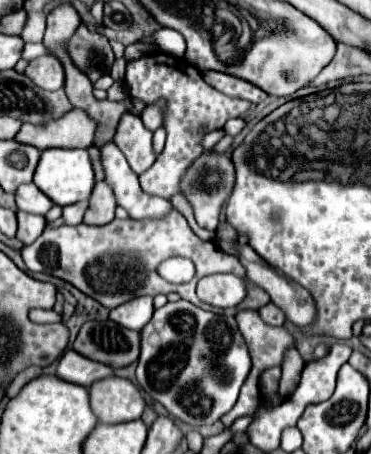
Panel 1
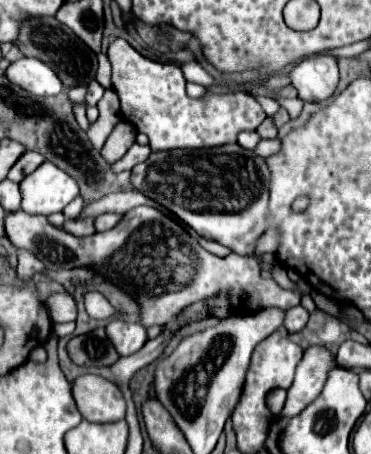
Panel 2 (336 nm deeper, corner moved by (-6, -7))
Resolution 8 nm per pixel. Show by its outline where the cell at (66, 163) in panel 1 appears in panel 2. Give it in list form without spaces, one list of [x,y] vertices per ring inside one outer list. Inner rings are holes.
[[[44,162],[36,172],[28,174],[20,182],[20,192],[24,212],[50,216],[54,212],[62,212],[64,206],[80,194],[80,188],[62,168],[52,162]]]

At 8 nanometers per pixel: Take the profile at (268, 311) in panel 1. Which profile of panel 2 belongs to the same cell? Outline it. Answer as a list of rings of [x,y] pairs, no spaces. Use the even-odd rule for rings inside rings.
[[[294,306],[294,308],[288,308],[286,310],[286,316],[284,316],[284,328],[292,334],[292,332],[300,332],[306,322],[308,322],[308,312],[302,308],[302,306]]]

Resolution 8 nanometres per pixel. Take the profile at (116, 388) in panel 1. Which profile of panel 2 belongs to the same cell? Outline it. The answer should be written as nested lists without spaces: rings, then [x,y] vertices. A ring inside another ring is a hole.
[[[82,374],[72,384],[72,394],[84,420],[118,422],[126,414],[126,402],[120,388],[96,374]]]

